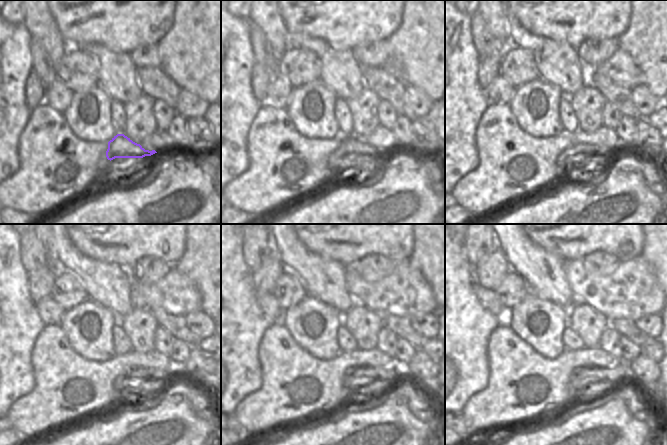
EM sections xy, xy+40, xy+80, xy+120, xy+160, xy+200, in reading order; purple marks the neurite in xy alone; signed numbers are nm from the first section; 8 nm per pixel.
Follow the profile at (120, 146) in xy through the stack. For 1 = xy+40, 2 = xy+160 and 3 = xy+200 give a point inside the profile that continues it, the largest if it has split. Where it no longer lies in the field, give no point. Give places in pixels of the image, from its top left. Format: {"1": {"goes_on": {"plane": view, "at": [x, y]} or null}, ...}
{"1": {"goes_on": {"plane": "xy+40", "at": [349, 146]}}, "2": {"goes_on": {"plane": "xy+160", "at": [385, 374]}}, "3": {"goes_on": {"plane": "xy+200", "at": [603, 377]}}}

